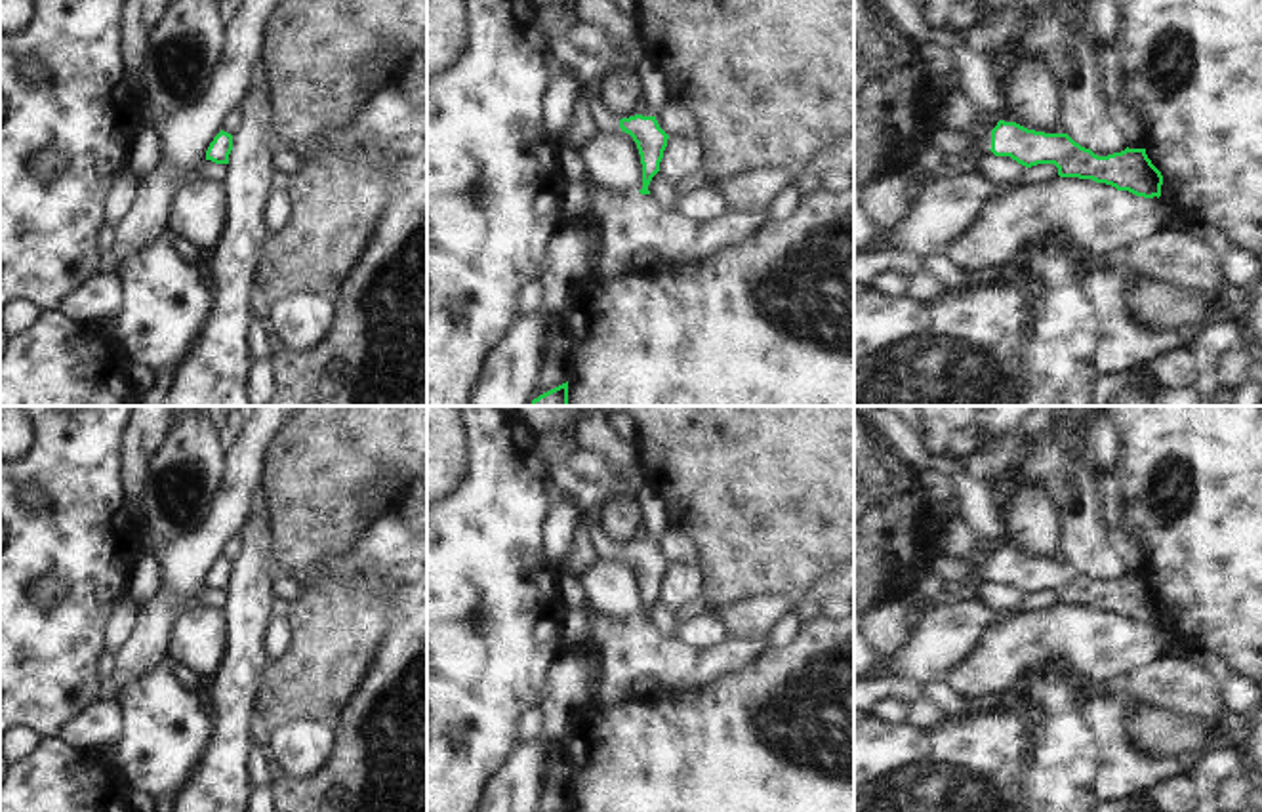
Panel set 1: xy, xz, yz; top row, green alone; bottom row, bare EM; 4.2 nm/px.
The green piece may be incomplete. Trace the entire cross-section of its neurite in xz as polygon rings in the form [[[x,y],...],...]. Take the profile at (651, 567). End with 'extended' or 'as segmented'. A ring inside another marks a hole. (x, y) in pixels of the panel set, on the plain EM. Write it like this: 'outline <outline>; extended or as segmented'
outline [[[587,522],[587,534],[595,549],[597,560],[629,560],[637,570],[642,591],[641,621],[650,621],[648,612],[660,599],[660,589],[667,574],[669,562],[660,555],[656,543],[635,541],[620,545],[604,536],[600,522]]]; extended

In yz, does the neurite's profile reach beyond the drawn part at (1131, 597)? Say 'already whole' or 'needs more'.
already whole

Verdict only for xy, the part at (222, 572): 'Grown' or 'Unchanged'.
Unchanged

